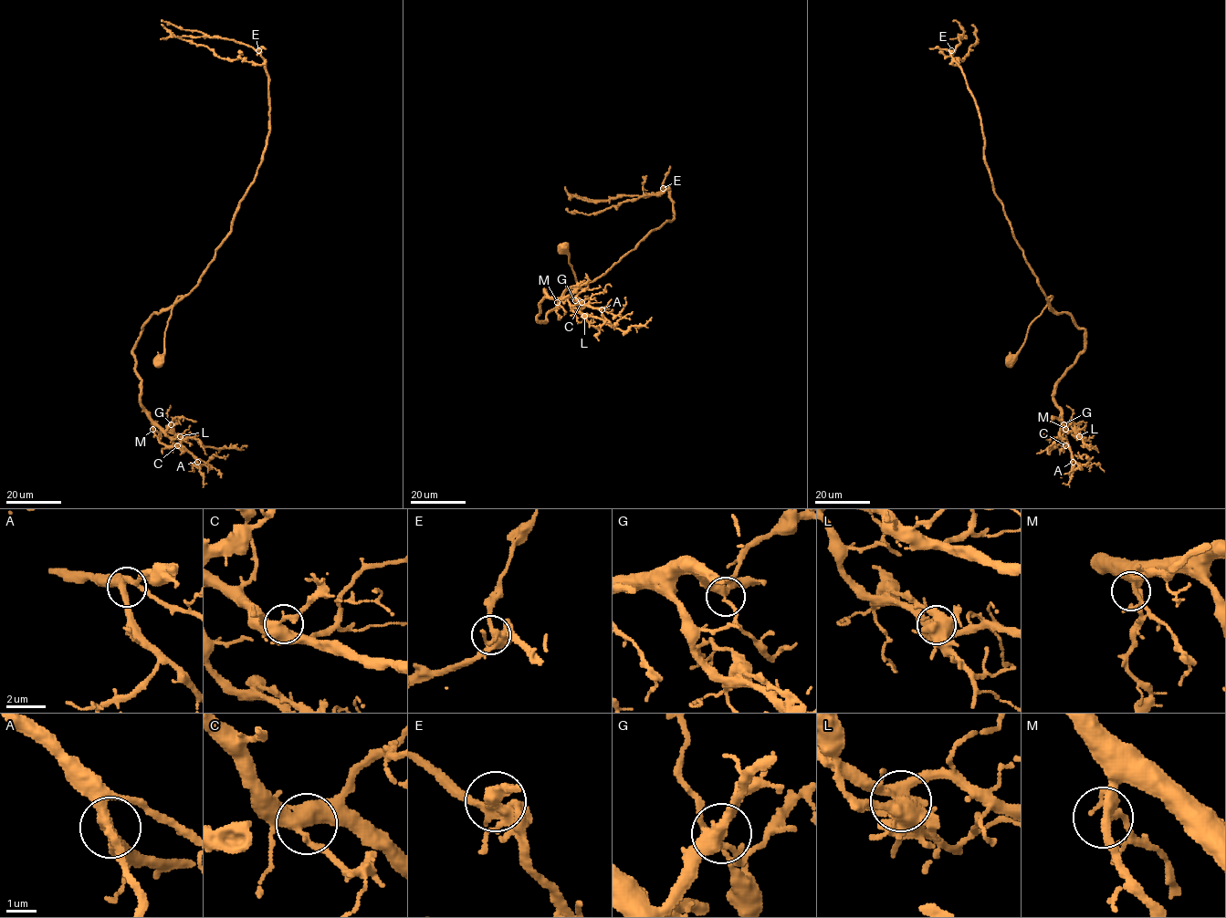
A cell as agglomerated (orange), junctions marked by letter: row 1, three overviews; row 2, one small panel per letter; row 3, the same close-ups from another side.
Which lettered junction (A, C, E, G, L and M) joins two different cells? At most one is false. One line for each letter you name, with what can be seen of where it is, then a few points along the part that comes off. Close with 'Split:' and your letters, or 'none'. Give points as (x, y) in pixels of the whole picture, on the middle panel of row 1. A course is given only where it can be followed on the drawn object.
L: at (584, 316); foreign part runs (584, 316), (576, 308), (571, 309), (574, 303)
Split: L

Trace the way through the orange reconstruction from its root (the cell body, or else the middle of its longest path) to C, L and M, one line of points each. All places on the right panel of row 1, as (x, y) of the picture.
C: (1010, 359), (1048, 305), (1067, 312), (1084, 329), (1084, 349), (1053, 396), (1065, 445)
L: (1010, 359), (1048, 305), (1067, 312), (1084, 329), (1084, 349), (1053, 396), (1063, 429), (1079, 435)
M: (1010, 359), (1048, 305), (1067, 312), (1084, 329), (1084, 349), (1053, 396), (1065, 429)

